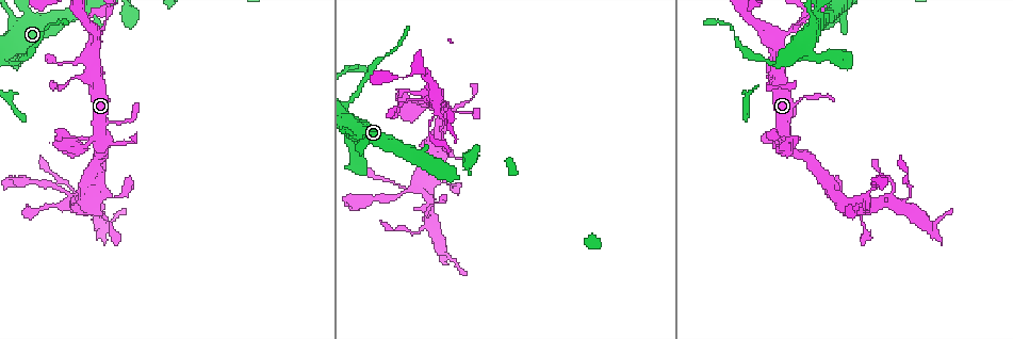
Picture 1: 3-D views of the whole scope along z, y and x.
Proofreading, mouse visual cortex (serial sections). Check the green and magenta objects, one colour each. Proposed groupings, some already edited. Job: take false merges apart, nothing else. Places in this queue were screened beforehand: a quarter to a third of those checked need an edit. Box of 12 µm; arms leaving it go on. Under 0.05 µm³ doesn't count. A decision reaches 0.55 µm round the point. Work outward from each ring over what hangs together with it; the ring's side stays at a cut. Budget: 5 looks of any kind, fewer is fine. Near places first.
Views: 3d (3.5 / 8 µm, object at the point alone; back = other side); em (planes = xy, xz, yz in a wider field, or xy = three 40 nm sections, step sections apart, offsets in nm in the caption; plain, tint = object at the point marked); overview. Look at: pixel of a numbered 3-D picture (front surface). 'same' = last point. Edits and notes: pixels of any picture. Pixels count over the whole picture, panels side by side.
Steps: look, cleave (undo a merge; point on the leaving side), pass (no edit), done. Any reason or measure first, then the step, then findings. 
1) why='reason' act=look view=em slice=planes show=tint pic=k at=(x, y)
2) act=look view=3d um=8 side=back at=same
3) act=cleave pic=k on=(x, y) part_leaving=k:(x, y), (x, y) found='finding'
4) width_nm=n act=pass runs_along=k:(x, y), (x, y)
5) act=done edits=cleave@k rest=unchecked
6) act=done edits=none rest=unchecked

why='calibre changes' act=look view=3d um=3.5 pic=1 at=(353, 97)

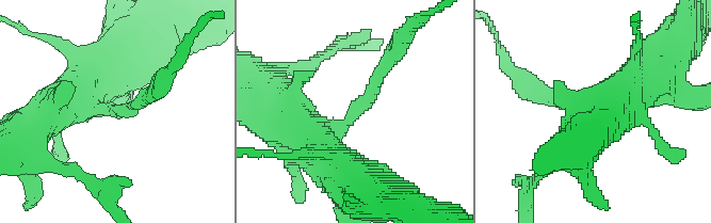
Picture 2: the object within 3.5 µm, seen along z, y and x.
arm_widths_nm=200,600 why='shape alone is not enough' act=look view=em slice=planes show=tint pic=2 at=(353, 114)

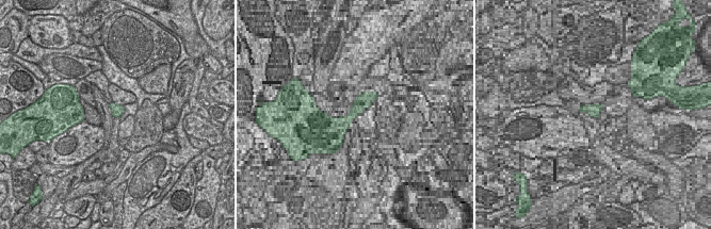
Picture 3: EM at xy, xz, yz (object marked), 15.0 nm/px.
act=cleave pic=2 on=(134, 110) part_leaving=2:(108, 108), (131, 108), (160, 81) found='two cells meet here'

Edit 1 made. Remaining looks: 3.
act=look view=overview

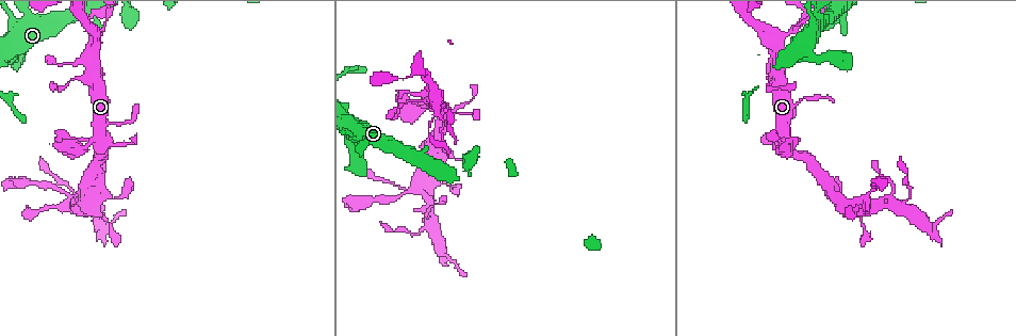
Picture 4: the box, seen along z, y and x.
why='thick turns thin' act=look view=3d um=8 pic=4 at=(866, 203)

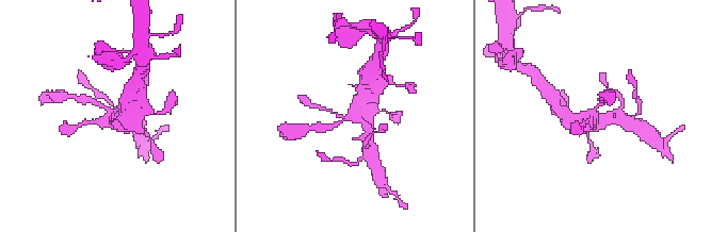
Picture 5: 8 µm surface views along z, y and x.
why='need the tissue' act=look view=em slice=xy step=1 show=tint pic=5 at=(358, 117)

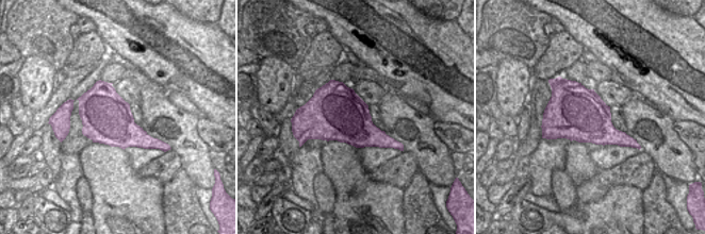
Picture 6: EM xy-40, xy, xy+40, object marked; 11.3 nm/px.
act=pass runs_along=5:(368, 92), (356, 117), (369, 144) found='continuous, no second cell'

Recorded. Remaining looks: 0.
act=done edits=cleave@2 rest=unchecked

